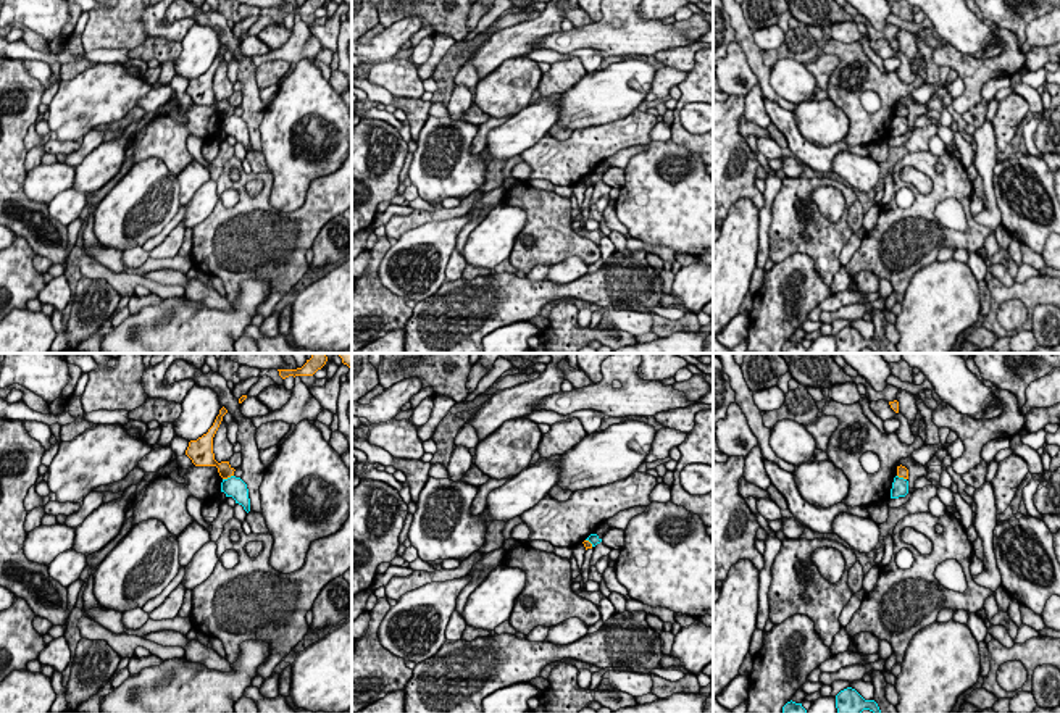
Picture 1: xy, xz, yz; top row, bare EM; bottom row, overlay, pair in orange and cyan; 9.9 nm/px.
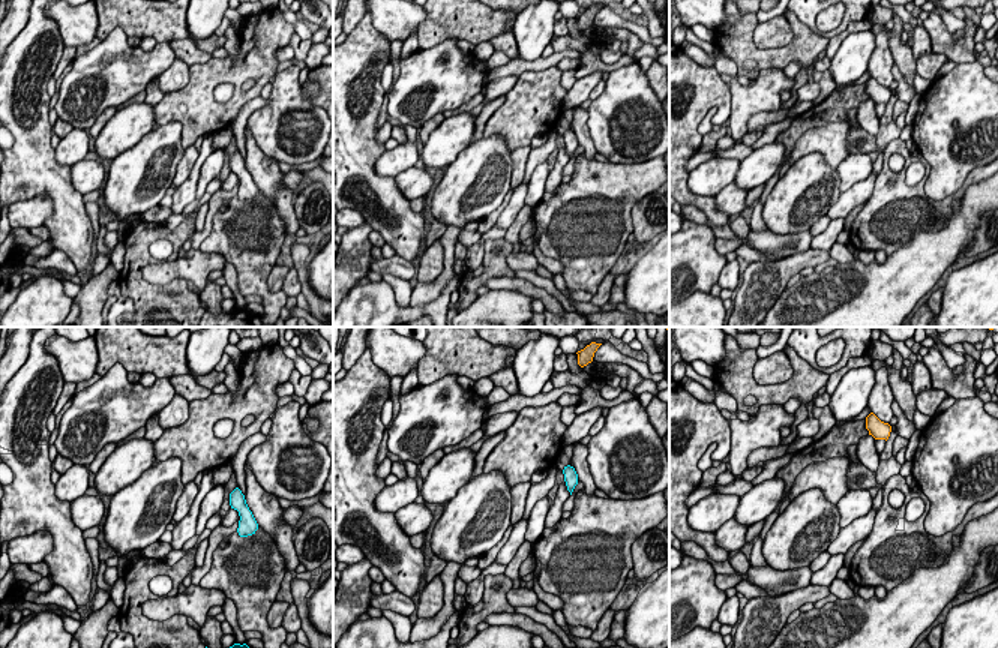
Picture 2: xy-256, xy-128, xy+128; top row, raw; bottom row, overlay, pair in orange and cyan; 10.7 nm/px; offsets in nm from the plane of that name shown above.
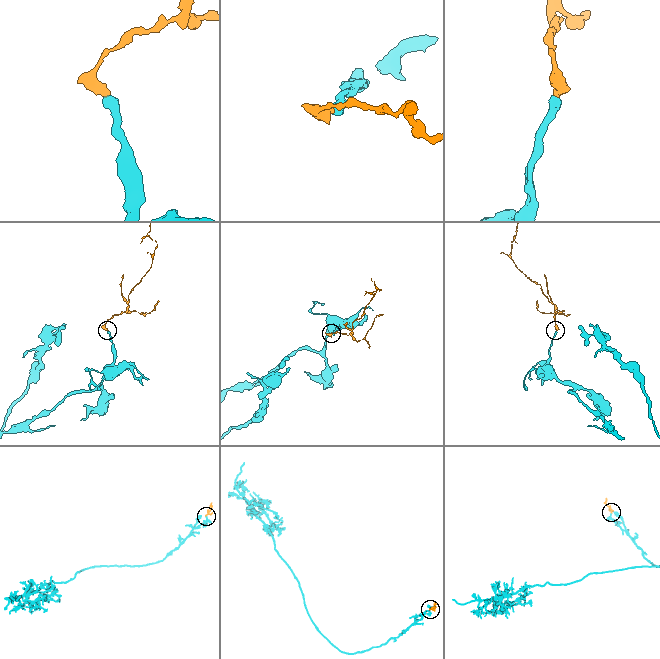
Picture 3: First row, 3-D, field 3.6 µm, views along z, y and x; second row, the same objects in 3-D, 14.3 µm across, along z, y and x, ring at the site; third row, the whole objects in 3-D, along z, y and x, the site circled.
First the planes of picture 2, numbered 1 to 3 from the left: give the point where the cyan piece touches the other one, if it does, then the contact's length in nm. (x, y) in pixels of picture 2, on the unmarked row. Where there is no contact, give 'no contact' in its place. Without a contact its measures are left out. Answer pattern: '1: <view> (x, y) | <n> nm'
1: no contact
2: no contact
3: no contact

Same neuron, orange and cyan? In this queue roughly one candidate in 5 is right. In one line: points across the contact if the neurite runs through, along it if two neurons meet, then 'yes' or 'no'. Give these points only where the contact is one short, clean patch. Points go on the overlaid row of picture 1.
border xy (233, 475), (223, 479); no

